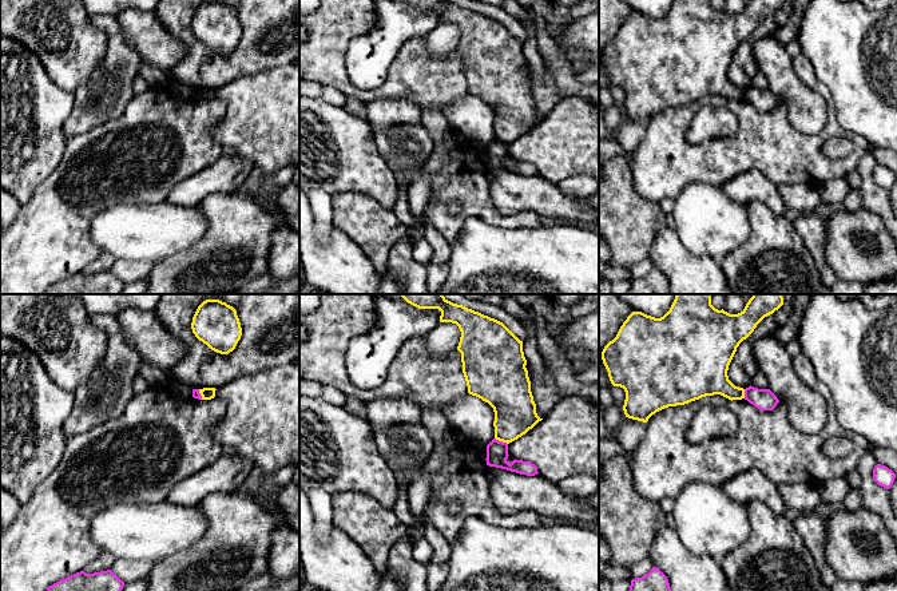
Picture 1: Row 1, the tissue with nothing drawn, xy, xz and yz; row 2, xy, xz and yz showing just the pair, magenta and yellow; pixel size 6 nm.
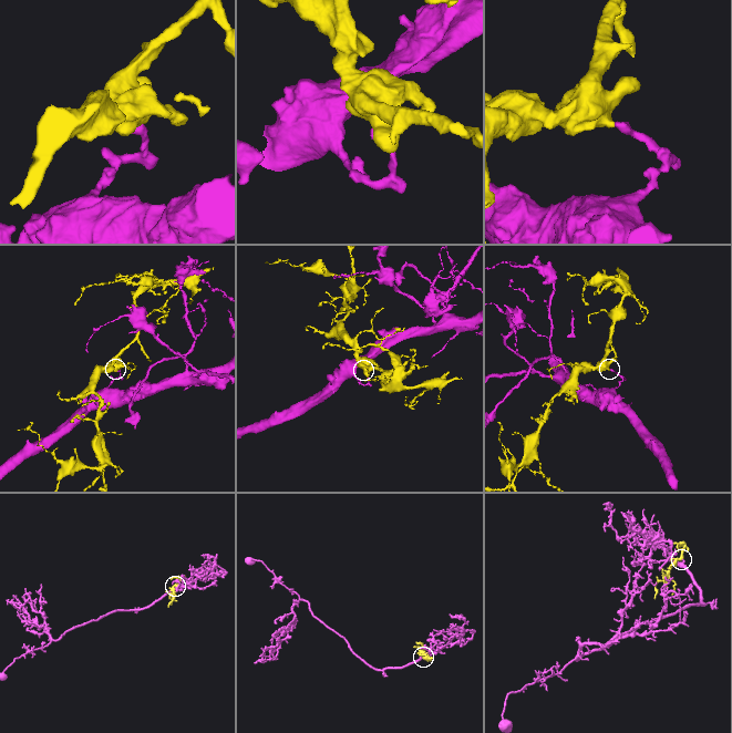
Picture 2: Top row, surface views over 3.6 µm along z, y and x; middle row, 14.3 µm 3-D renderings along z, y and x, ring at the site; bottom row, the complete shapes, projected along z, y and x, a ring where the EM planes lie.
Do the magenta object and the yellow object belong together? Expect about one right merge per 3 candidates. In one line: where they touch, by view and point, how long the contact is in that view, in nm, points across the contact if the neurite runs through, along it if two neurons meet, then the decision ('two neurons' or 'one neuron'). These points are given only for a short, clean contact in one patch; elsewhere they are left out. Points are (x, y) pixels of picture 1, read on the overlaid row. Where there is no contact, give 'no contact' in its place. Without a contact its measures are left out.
meets magenta in xz at (501, 441); contact 90 nm long; border along xz (495, 437), (507, 444); two neurons

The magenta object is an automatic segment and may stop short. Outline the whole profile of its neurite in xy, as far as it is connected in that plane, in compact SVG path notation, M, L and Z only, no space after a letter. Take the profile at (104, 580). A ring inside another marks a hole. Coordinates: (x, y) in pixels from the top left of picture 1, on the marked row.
M111 570L86 574L76 572L49 586L47 591L122 591L124 582Z

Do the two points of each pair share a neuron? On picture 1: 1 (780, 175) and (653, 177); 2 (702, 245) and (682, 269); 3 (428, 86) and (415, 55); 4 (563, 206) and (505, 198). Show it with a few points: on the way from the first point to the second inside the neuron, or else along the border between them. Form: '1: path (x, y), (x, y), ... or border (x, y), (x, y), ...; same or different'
1: path (747, 161), (685, 163); same
2: border (675, 230), (693, 253), (707, 254), (719, 264); different
3: path (421, 78), (415, 71), (415, 63); same
4: path (548, 199), (520, 199); same

